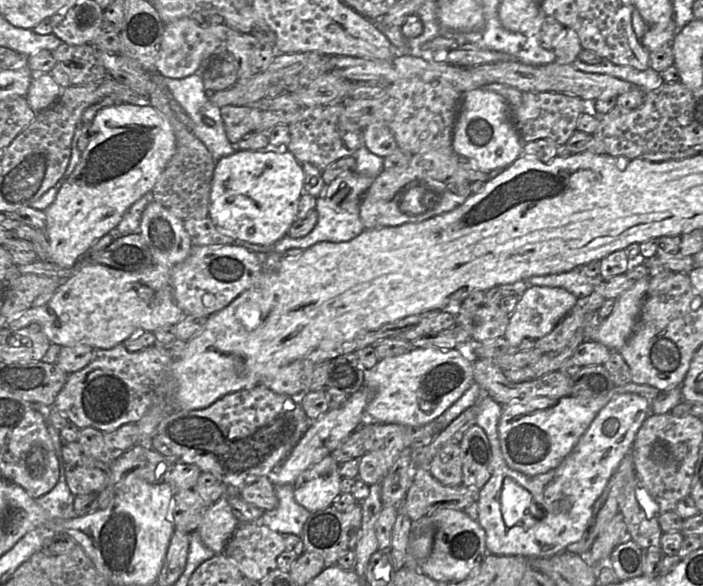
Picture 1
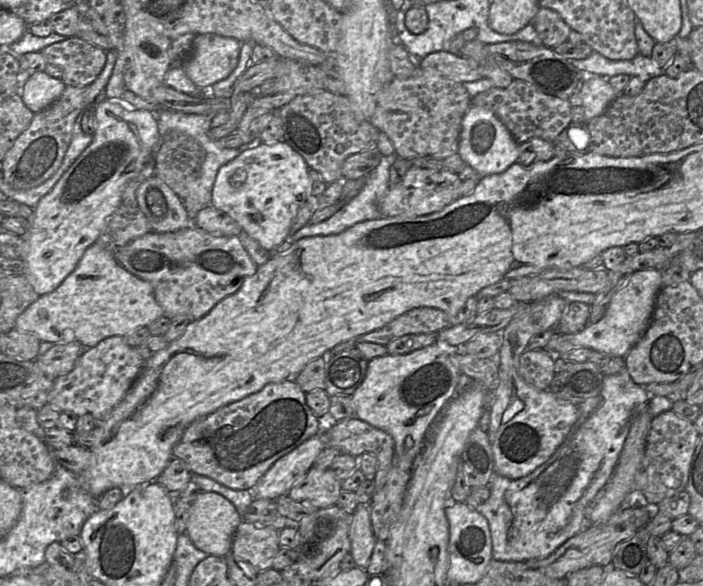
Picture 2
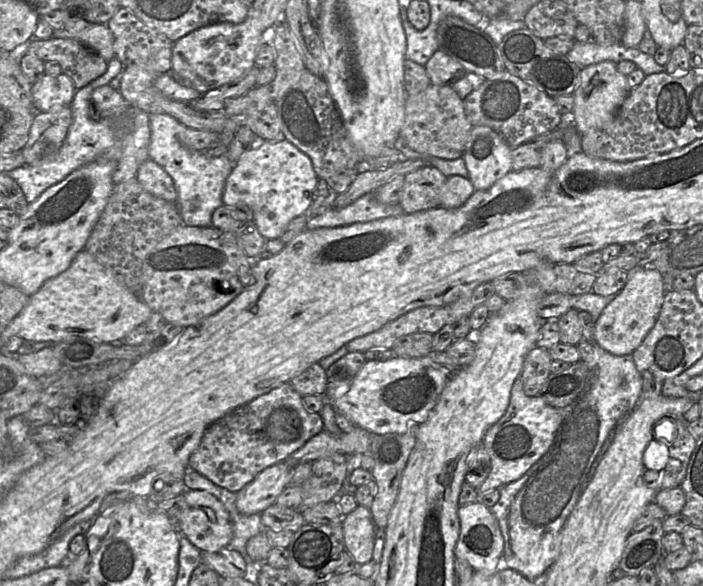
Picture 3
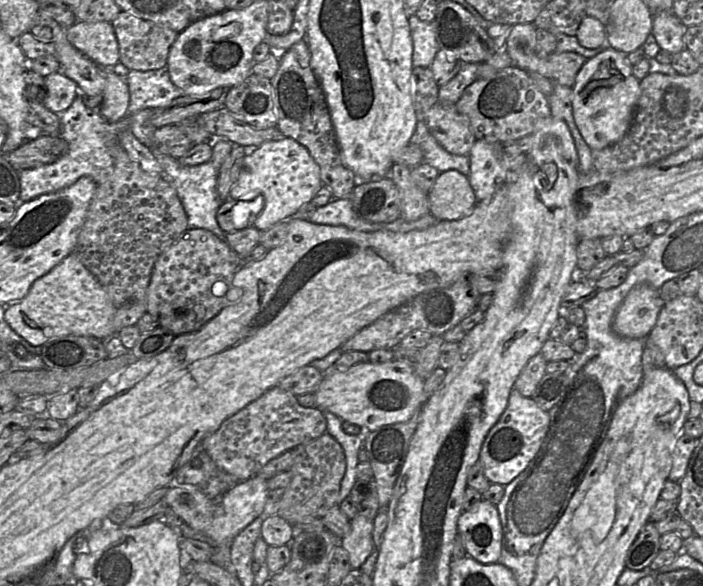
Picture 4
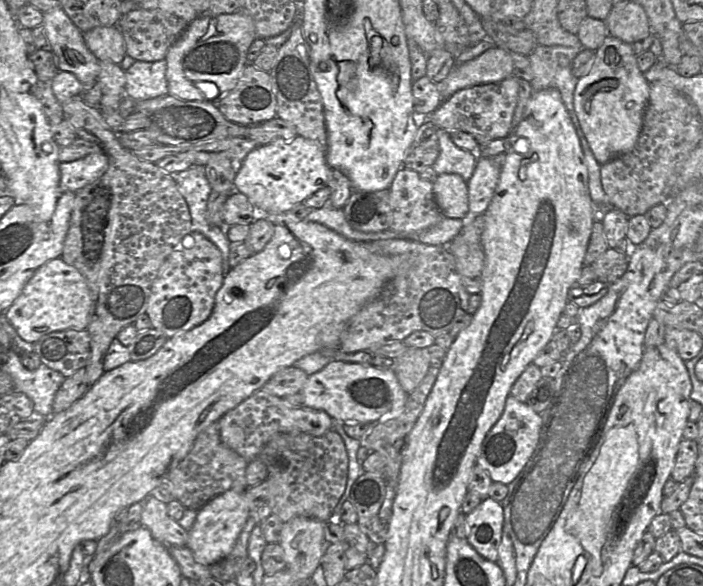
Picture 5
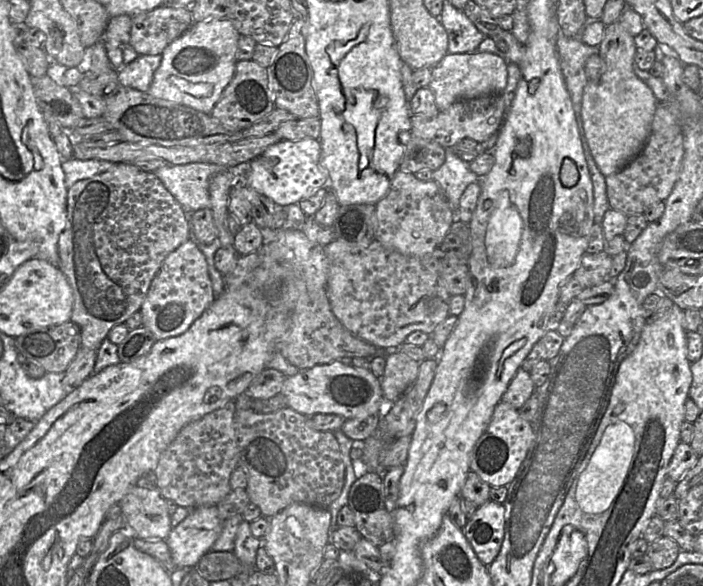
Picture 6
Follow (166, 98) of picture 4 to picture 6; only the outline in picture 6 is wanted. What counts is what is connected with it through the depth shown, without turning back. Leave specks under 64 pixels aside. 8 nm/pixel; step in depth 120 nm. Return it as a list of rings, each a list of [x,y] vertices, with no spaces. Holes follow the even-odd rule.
[[[162,54],[140,55],[131,63],[124,64],[120,69],[117,69],[119,84],[148,92],[162,58]]]

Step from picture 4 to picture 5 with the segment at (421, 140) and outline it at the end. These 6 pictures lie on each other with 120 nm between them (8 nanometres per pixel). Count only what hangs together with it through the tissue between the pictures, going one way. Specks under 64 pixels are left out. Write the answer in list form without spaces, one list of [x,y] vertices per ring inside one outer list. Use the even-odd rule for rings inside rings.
[[[437,128],[437,138],[439,145],[439,155],[431,166],[437,175],[453,173],[460,175],[466,182],[471,178],[477,155],[474,152],[457,147],[448,132]]]

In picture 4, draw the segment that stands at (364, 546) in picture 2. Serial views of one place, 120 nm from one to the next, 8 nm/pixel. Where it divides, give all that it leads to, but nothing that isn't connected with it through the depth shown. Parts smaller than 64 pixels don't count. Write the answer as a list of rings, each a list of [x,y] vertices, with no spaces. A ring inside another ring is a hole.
[[[361,514],[350,520],[350,531],[340,539],[341,546],[347,551],[352,569],[360,569],[374,551],[373,521]]]

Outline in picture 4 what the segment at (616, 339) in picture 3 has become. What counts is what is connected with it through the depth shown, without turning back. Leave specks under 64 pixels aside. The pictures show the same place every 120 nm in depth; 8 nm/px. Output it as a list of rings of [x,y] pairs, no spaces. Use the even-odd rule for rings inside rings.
[[[646,283],[634,286],[615,313],[613,331],[622,337],[645,339],[655,327],[664,304],[659,289]]]

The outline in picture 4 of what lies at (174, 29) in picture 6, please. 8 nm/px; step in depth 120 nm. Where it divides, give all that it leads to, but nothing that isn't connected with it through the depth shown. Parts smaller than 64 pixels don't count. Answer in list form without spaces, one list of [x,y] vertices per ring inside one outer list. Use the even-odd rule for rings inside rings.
[[[124,10],[111,23],[119,44],[119,62],[129,70],[148,71],[167,66],[168,54],[178,32]]]

